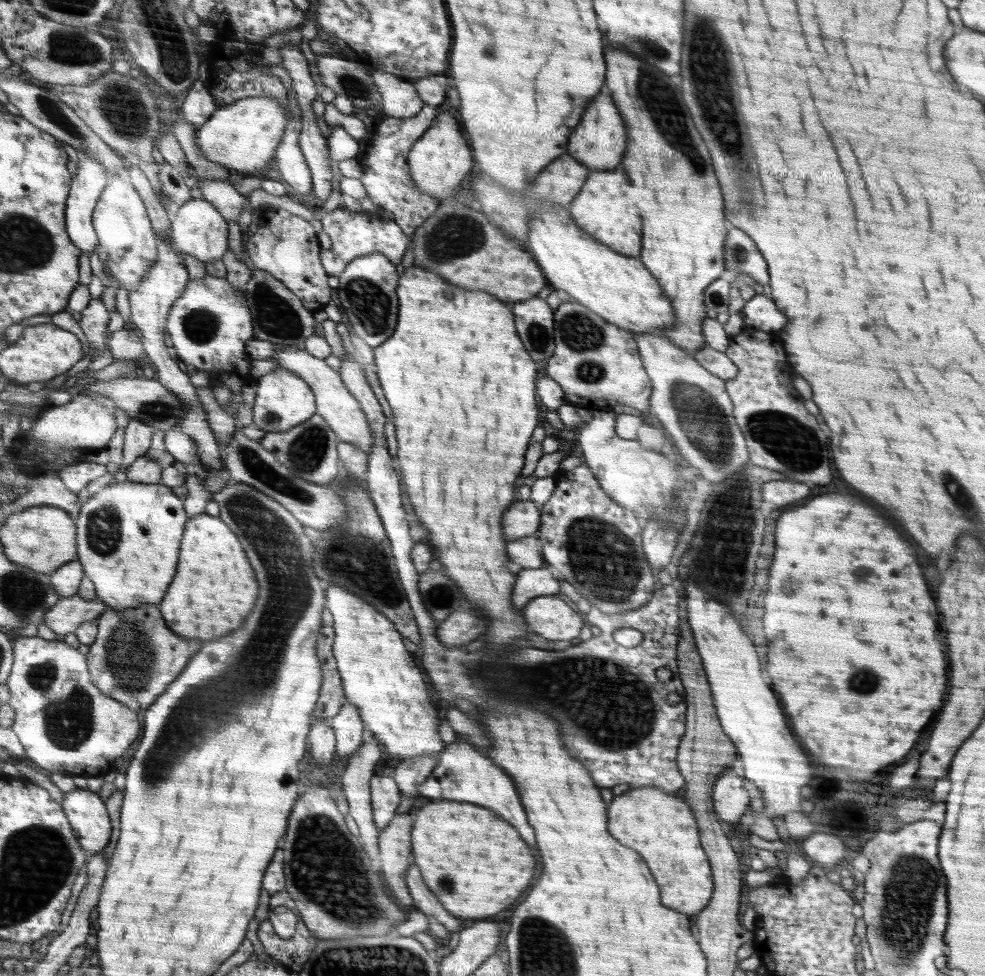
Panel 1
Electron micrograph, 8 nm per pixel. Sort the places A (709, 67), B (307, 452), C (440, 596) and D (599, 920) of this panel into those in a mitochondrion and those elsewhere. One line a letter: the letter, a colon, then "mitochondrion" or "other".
A: mitochondrion
B: mitochondrion
C: mitochondrion
D: other

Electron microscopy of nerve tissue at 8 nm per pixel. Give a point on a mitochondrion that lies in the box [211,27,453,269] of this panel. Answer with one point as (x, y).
(360, 90)

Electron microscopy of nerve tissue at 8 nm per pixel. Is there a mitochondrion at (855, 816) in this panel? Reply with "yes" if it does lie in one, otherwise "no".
no

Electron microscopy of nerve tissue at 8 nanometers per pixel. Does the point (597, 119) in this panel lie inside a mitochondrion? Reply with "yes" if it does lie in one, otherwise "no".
no

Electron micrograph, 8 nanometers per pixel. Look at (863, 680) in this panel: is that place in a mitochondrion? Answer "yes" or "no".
yes

